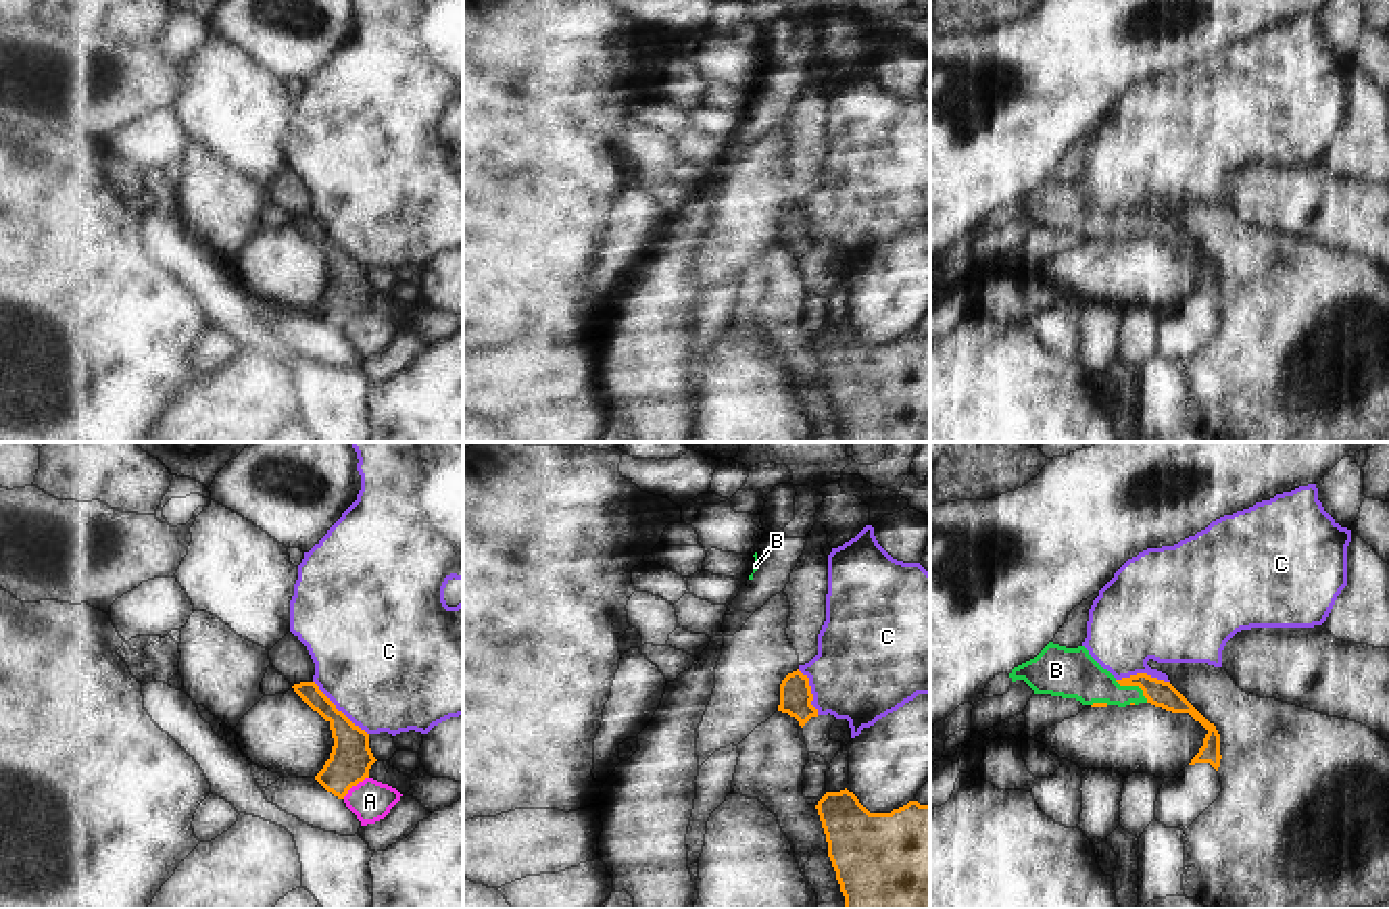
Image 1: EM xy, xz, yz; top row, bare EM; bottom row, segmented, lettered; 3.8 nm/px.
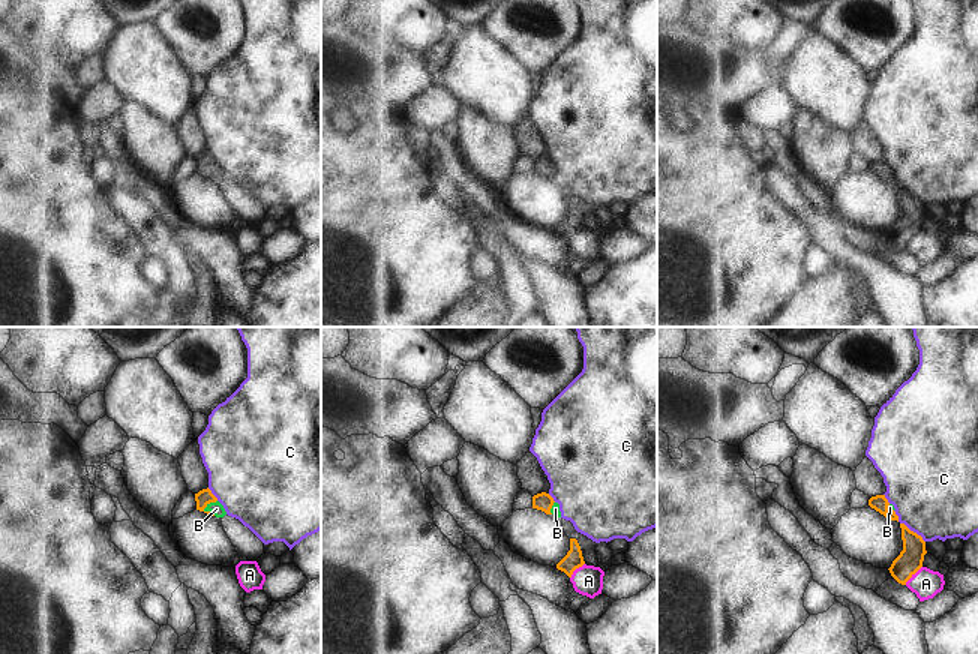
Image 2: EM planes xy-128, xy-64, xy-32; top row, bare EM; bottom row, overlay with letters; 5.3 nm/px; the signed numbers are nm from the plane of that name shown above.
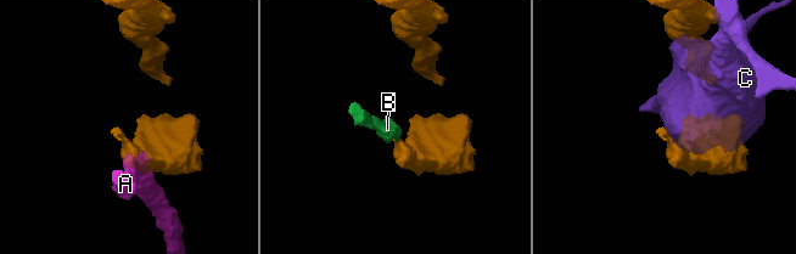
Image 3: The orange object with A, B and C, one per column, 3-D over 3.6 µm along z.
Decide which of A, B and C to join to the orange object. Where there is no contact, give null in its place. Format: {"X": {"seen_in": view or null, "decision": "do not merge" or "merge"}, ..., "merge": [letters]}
{"A": {"seen_in": "xy", "decision": "do not merge"}, "B": {"seen_in": "yz", "decision": "merge"}, "C": {"seen_in": "xy", "decision": "do not merge"}, "merge": ["B"]}

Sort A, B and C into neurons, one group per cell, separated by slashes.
A / B / C

